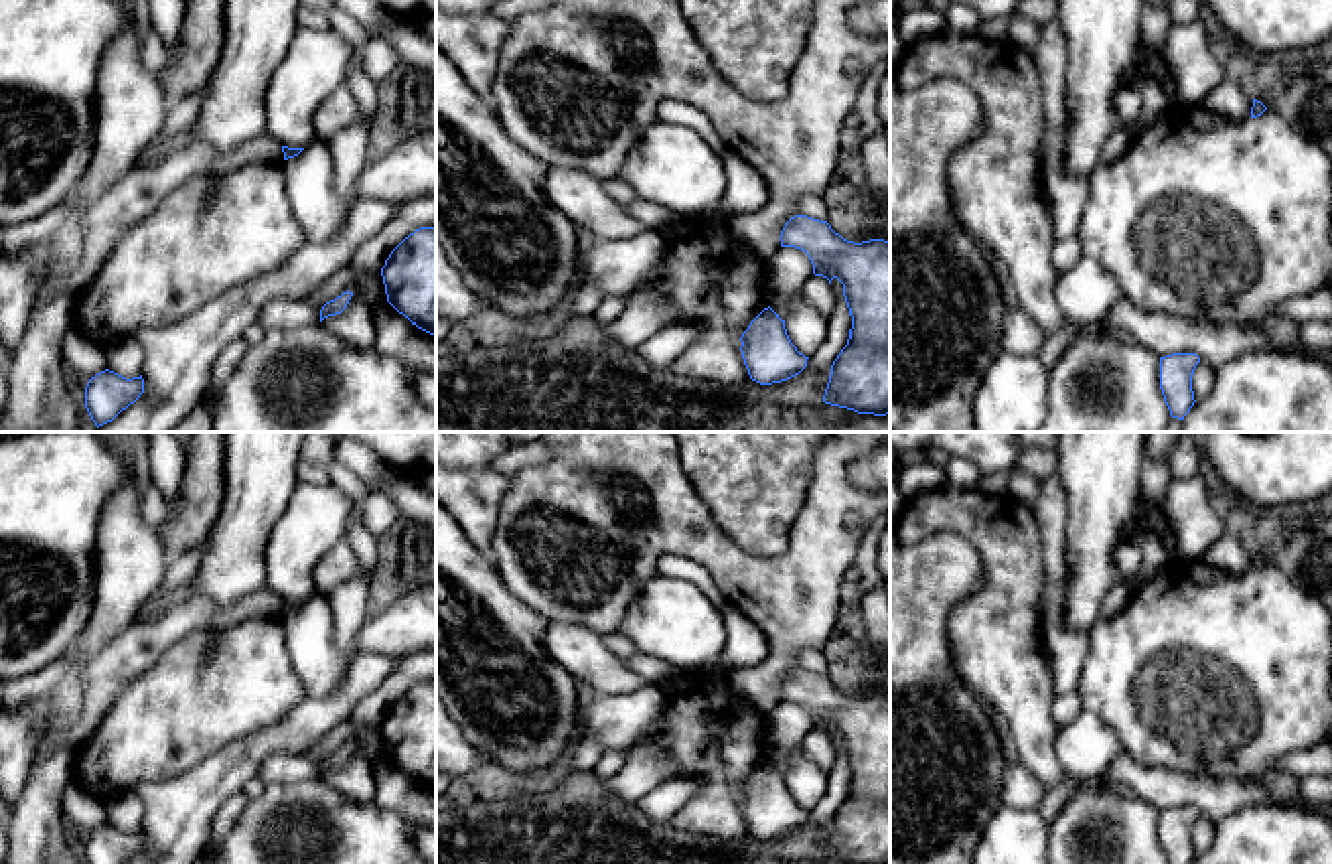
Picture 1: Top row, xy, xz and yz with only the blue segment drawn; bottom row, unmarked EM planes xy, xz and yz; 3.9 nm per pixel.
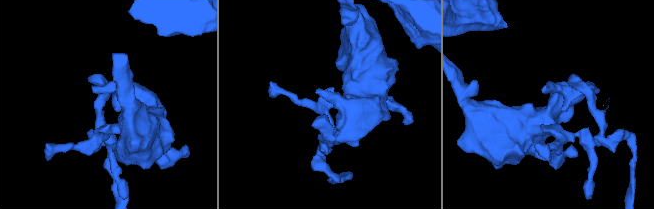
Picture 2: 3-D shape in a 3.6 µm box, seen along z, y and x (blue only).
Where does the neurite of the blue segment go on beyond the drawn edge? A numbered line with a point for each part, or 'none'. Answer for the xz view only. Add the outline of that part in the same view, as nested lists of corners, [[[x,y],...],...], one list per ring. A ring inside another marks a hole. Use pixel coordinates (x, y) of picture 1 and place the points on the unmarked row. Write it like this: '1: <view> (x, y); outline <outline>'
none

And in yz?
none

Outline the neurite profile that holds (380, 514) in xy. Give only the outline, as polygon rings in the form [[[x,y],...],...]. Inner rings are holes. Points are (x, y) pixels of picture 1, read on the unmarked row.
[[[369,493],[365,505],[361,507],[361,517],[369,531],[379,537],[395,523],[399,513],[389,497]]]

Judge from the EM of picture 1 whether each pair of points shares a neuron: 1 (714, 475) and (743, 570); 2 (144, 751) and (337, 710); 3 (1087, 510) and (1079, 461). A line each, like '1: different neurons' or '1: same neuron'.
1: different neurons
2: different neurons
3: same neuron

